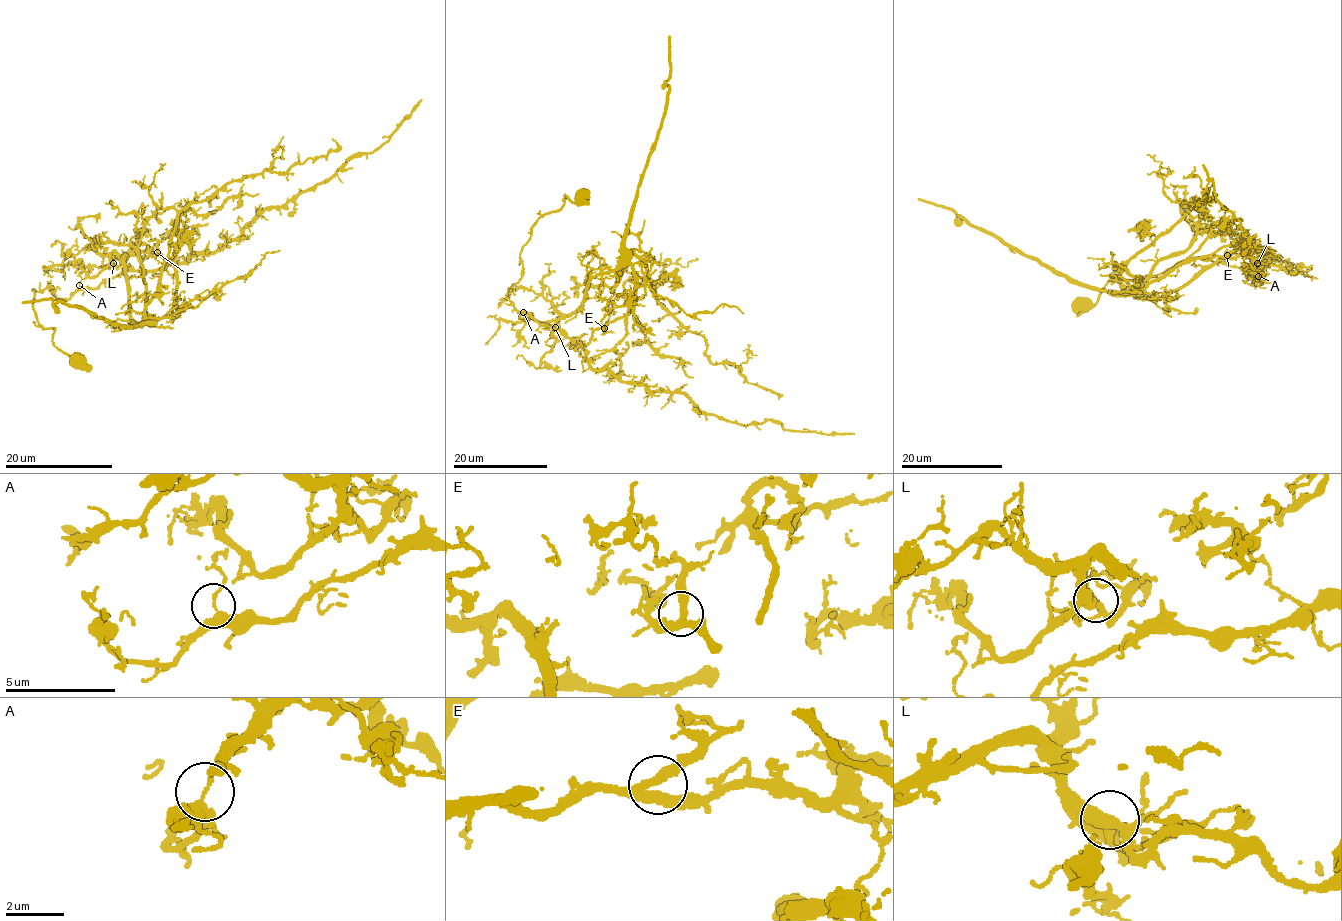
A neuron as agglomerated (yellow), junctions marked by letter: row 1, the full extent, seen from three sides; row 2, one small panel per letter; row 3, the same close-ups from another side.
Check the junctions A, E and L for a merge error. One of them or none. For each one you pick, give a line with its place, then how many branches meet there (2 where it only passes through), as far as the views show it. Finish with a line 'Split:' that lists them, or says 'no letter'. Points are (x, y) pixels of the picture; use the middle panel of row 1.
A: (523, 312) | 3
Split: A

